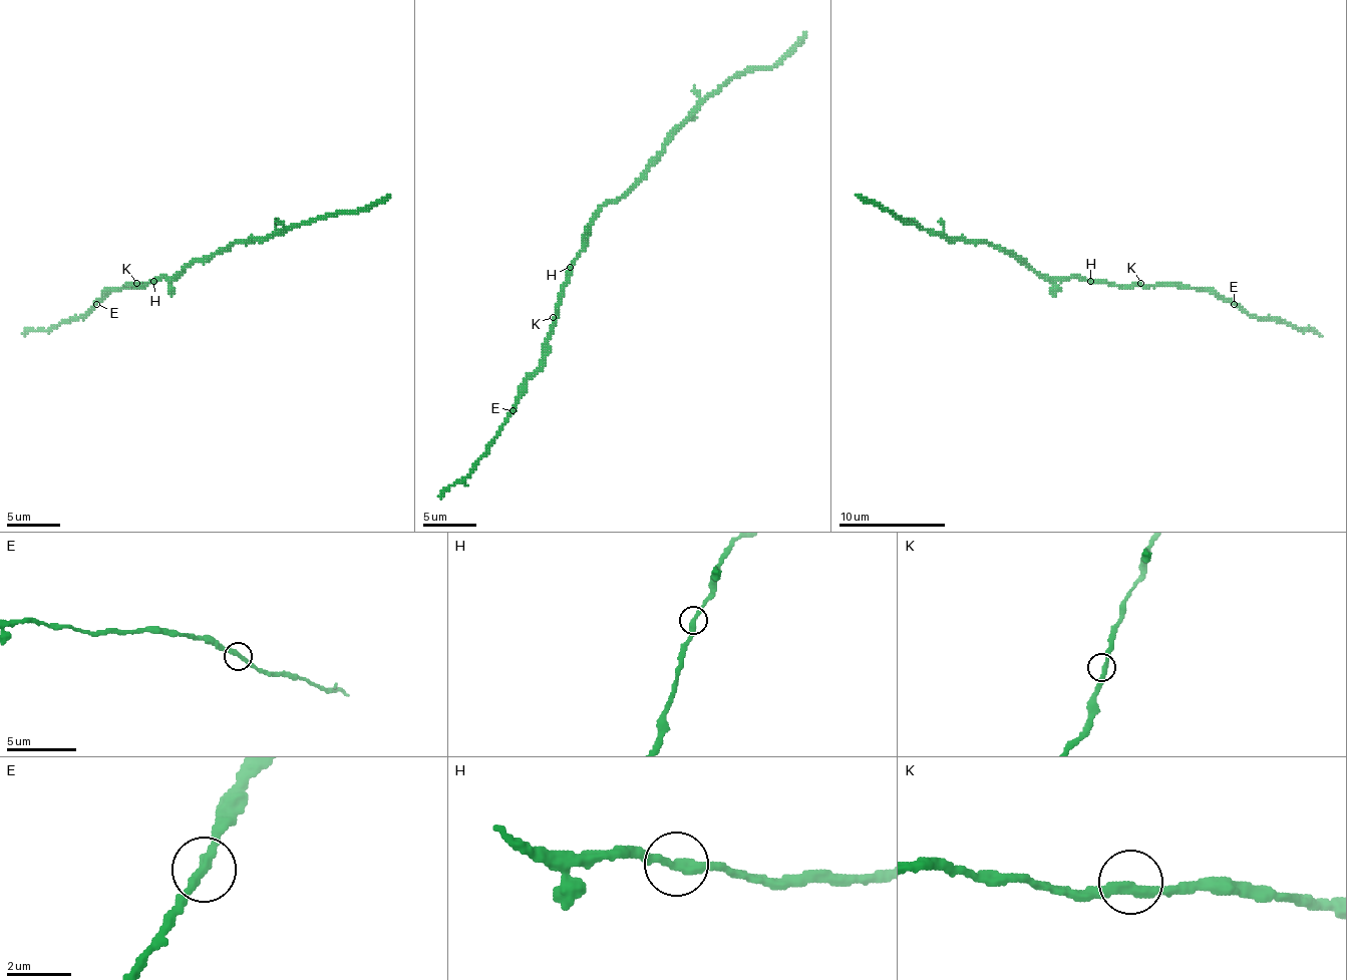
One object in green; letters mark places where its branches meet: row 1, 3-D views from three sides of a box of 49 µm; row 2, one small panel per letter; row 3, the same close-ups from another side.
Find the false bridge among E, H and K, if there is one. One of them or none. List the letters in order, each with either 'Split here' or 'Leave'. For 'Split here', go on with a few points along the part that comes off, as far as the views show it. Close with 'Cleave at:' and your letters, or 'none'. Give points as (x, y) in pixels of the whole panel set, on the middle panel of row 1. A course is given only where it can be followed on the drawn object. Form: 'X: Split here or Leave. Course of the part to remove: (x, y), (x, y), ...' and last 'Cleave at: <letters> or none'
E: Leave
H: Leave
K: Leave
Cleave at: none

